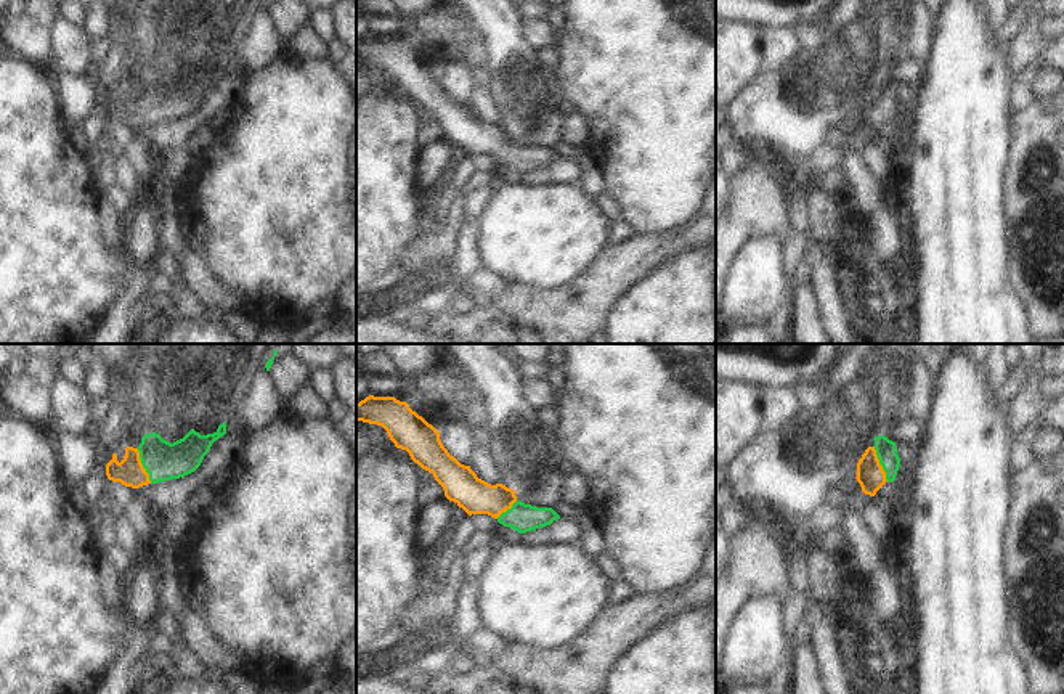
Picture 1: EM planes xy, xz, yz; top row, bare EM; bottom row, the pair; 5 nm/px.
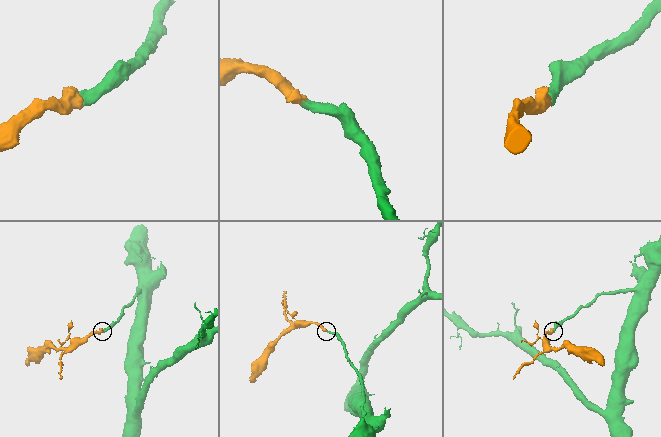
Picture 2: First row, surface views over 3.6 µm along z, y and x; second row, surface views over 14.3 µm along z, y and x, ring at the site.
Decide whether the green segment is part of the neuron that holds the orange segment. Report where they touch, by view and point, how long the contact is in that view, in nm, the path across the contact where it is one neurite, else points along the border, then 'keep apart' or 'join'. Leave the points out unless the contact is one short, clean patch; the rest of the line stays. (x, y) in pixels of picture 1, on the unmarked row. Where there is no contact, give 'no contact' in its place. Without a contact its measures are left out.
xy (142, 106) | 190 nm | across xy (130, 113), (142, 106), (162, 100) | join

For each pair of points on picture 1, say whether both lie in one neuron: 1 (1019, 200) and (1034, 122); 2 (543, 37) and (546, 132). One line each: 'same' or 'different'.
1: same
2: different

